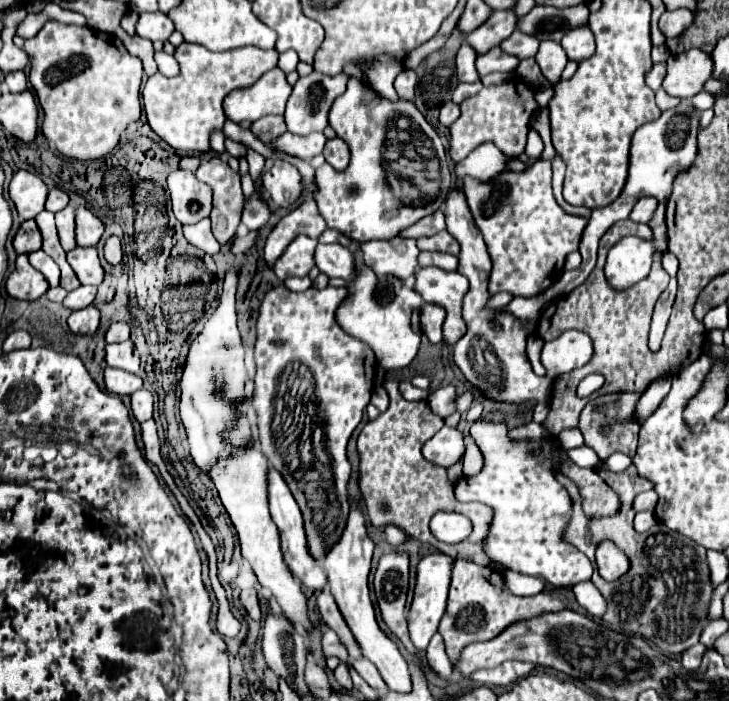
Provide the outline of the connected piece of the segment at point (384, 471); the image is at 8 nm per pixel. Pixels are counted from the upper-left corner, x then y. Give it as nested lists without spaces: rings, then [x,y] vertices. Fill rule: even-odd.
[[[383,379],[381,385],[387,385],[389,393],[389,409],[381,413],[377,419],[369,421],[357,439],[357,451],[359,451],[359,491],[363,497],[363,503],[367,507],[367,515],[373,527],[381,527],[385,523],[399,525],[405,533],[411,537],[433,545],[441,553],[453,557],[453,559],[467,559],[479,565],[493,565],[489,557],[481,551],[479,539],[487,533],[489,521],[491,521],[491,509],[477,503],[479,513],[479,529],[475,525],[473,539],[469,543],[441,543],[437,541],[429,531],[429,519],[437,511],[463,511],[467,509],[463,503],[459,503],[453,495],[453,487],[447,479],[445,467],[437,467],[435,463],[429,463],[423,459],[421,449],[425,441],[429,441],[445,423],[439,415],[435,415],[427,401],[407,401],[397,389],[397,381]],[[379,503],[389,503],[389,511],[381,513]]]

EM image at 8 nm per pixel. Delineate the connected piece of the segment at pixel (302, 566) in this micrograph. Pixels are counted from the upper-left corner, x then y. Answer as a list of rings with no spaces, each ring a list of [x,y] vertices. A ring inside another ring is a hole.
[[[273,467],[269,469],[269,511],[271,511],[273,523],[279,529],[281,551],[283,551],[283,557],[285,557],[291,573],[297,575],[307,589],[311,591],[322,590],[327,585],[327,575],[325,575],[323,567],[309,555],[307,541],[305,541],[305,529],[303,529],[303,517],[301,517],[299,505],[295,503],[289,487],[285,483],[285,479],[281,479],[281,473],[279,471],[273,471]]]

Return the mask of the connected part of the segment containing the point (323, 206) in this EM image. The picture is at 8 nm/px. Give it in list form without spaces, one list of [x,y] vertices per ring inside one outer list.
[[[349,77],[347,91],[339,95],[329,111],[329,125],[335,129],[337,137],[341,137],[351,151],[351,161],[345,171],[335,171],[327,162],[317,169],[315,181],[319,187],[319,195],[315,195],[319,213],[323,215],[329,229],[337,229],[349,239],[357,243],[365,243],[374,239],[390,239],[395,237],[401,229],[417,223],[421,217],[431,215],[441,207],[449,189],[451,189],[451,173],[447,167],[445,147],[441,137],[419,113],[413,101],[389,101],[379,93],[373,95],[365,83],[357,77]]]

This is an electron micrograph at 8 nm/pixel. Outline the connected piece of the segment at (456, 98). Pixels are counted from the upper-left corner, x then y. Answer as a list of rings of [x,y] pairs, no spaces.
[[[481,81],[477,83],[459,83],[455,89],[453,89],[453,103],[461,103],[463,99],[471,97],[471,95],[477,95],[481,91]]]

